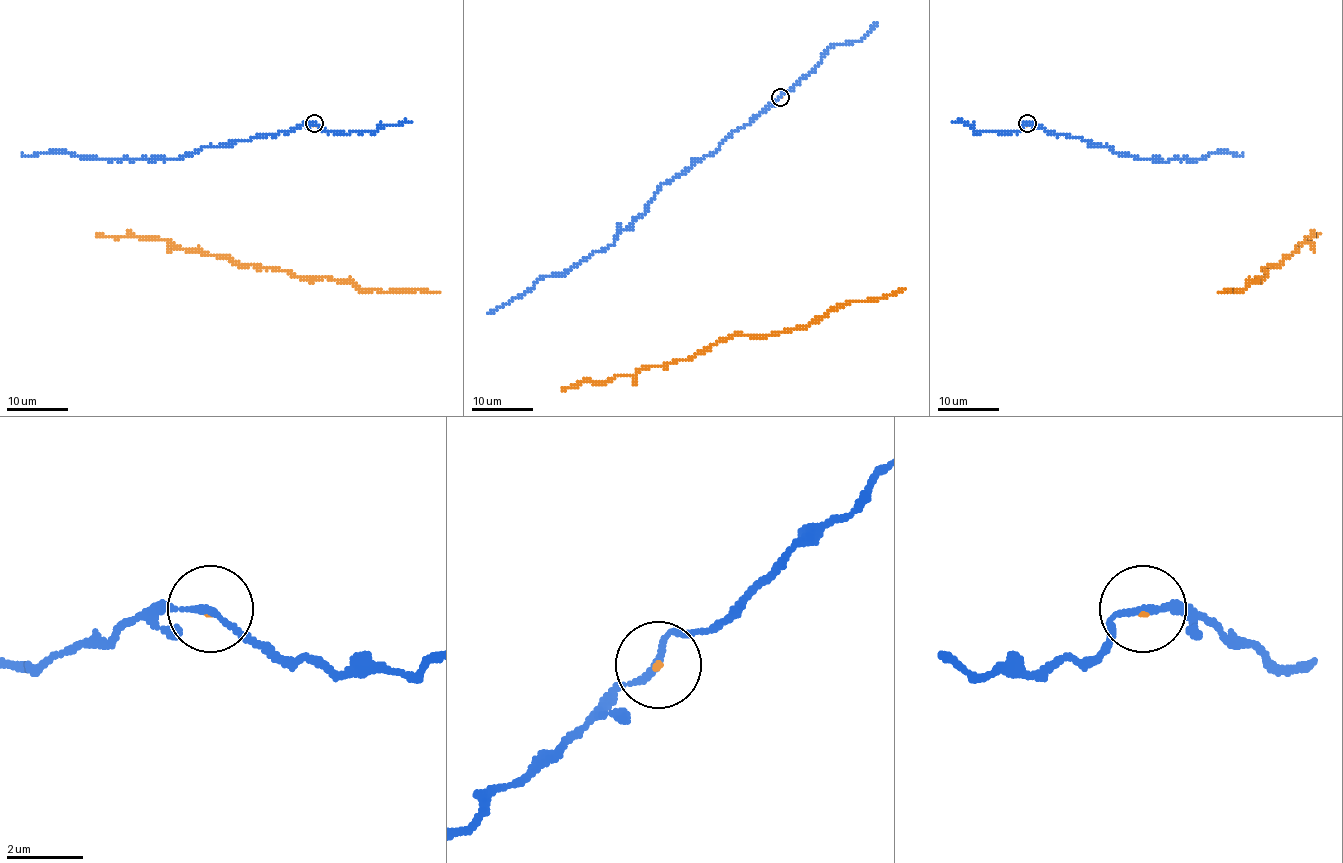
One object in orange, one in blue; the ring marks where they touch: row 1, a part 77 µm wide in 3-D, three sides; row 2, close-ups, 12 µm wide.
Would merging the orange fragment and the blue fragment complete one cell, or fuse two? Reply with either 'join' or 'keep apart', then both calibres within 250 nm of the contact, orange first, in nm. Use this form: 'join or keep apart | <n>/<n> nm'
join | 70/160 nm

